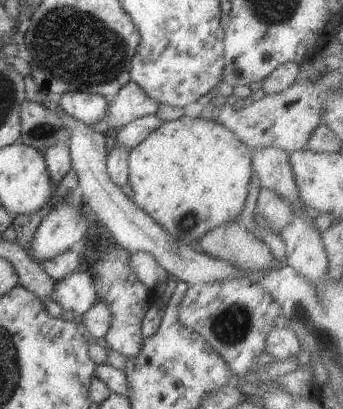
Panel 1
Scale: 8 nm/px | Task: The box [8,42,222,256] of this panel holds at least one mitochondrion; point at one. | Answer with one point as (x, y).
(38, 131)

